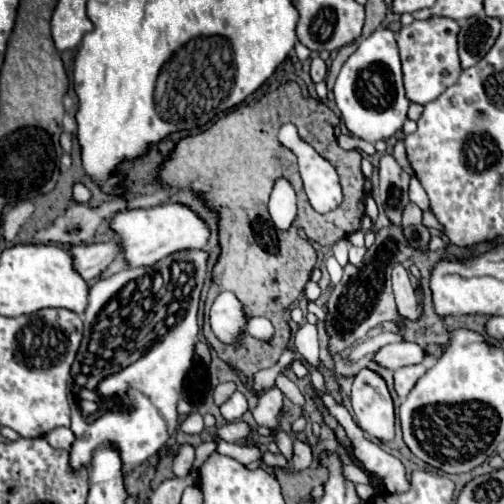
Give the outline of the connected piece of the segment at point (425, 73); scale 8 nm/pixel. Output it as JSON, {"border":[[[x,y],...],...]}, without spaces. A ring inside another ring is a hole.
{"border":[[[432,15],[430,19],[412,21],[410,25],[402,27],[396,35],[402,71],[404,71],[404,87],[406,97],[414,103],[426,105],[434,101],[440,93],[444,93],[450,85],[454,85],[462,73],[460,57],[458,57],[458,31],[460,25],[450,17]]]}

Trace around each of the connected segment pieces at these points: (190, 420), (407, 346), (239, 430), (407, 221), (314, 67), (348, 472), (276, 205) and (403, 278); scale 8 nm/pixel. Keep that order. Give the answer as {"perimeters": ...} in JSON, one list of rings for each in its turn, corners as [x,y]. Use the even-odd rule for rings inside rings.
{"perimeters":[[[[190,413],[190,415],[186,417],[186,421],[180,425],[180,429],[182,429],[184,433],[190,433],[190,435],[200,435],[200,433],[204,433],[204,421],[202,421],[202,415]]],[[[412,341],[386,345],[376,355],[376,361],[380,361],[388,369],[400,369],[400,367],[406,367],[406,365],[422,363],[424,359],[426,359],[424,347],[420,347],[418,343],[412,343]]],[[[244,421],[230,423],[224,427],[216,427],[216,439],[228,441],[228,443],[238,443],[248,435],[248,425]]],[[[408,203],[404,209],[402,225],[416,225],[416,223],[422,223],[422,209],[414,203]]],[[[316,57],[312,59],[312,65],[310,65],[310,75],[312,75],[312,81],[318,83],[318,81],[324,81],[326,75],[328,75],[328,65],[322,57]]],[[[340,455],[340,461],[342,461],[342,475],[354,483],[372,483],[370,475],[350,457],[350,455]]],[[[278,179],[268,203],[274,225],[282,231],[290,229],[297,215],[297,197],[286,179]]],[[[396,265],[392,269],[392,285],[394,285],[394,297],[396,297],[396,303],[398,303],[400,315],[408,321],[418,321],[422,317],[422,313],[420,313],[420,307],[418,307],[416,291],[412,289],[408,271],[402,265]]]]}

